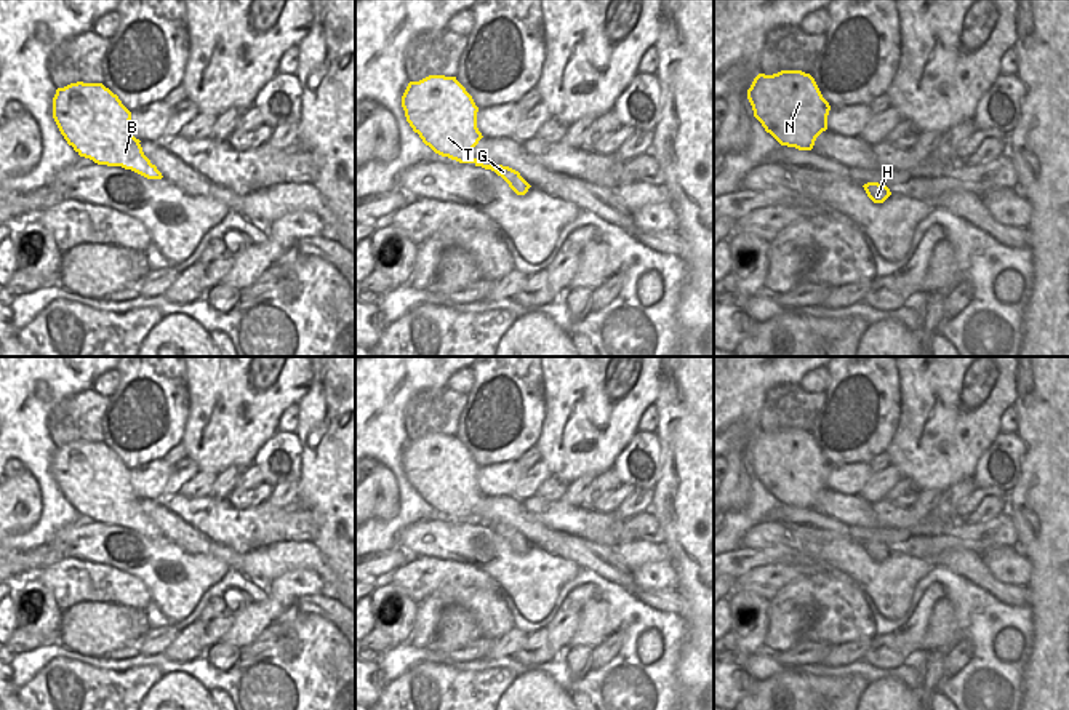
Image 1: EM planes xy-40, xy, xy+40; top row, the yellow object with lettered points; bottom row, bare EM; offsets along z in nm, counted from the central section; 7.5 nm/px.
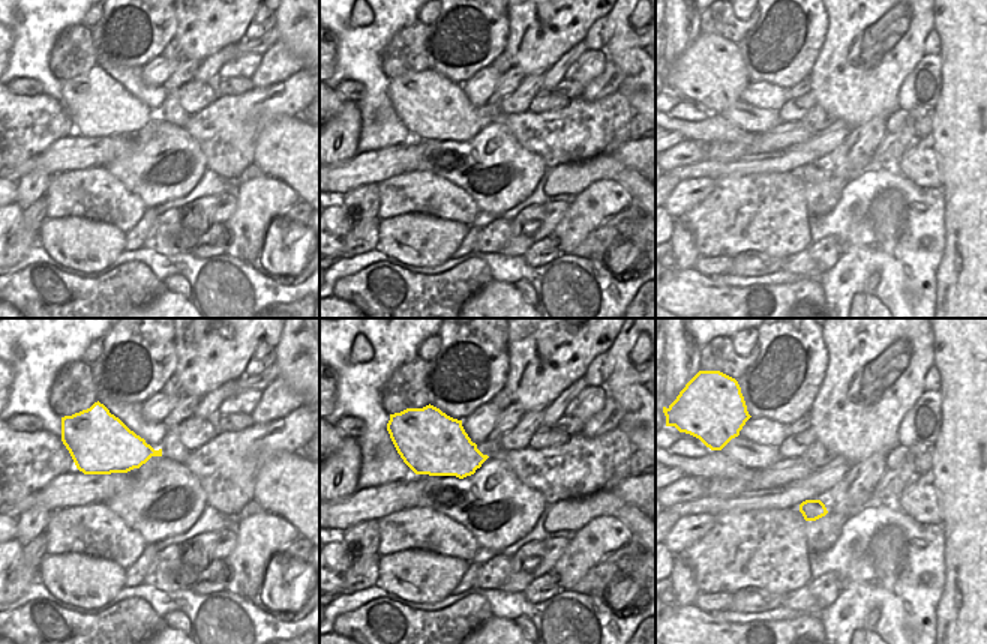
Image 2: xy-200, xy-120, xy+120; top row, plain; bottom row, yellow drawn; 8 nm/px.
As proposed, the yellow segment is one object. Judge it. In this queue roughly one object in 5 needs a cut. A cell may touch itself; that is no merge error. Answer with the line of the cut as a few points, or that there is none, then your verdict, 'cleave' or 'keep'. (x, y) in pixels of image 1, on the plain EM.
no cut | keep

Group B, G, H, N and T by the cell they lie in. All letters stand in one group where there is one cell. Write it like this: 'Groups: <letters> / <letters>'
Groups: B G H N T.

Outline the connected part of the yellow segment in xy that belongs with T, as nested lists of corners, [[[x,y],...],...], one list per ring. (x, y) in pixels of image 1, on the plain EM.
[[[429,433],[410,440],[402,465],[413,489],[435,512],[494,529],[517,553],[525,553],[531,545],[518,529],[483,523],[472,515],[472,507],[483,496],[477,486],[478,465],[456,435]]]

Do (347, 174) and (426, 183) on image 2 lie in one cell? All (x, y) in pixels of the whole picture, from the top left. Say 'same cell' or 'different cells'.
different cells

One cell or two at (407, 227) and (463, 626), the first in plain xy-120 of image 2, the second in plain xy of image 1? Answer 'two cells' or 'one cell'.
one cell

